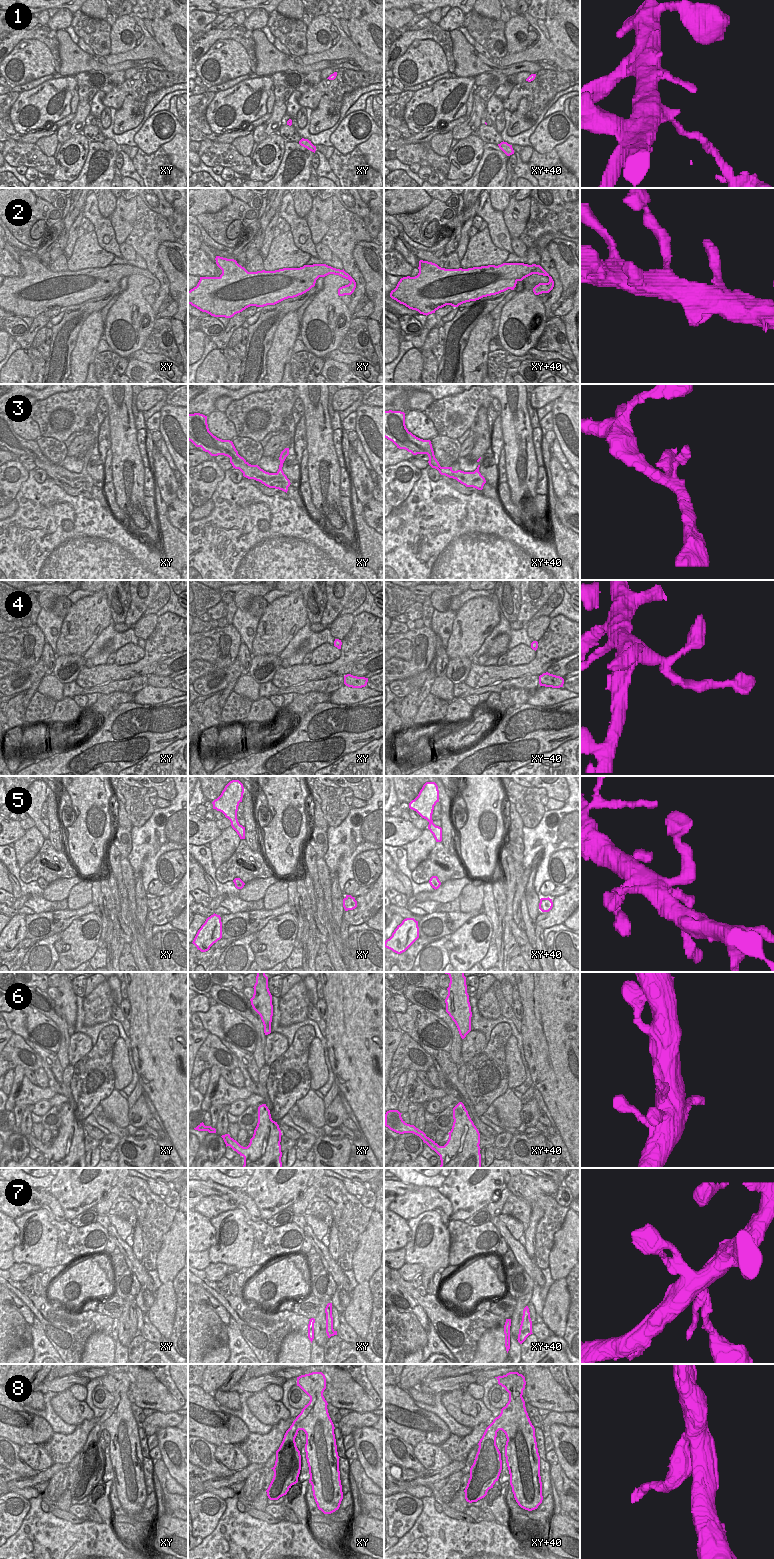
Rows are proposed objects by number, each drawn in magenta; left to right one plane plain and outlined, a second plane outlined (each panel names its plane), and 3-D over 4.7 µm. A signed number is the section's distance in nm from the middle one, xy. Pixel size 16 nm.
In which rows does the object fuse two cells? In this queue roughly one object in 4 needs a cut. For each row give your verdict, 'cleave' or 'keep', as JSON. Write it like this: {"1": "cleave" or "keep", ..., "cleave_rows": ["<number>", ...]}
{"1": "cleave", "2": "keep", "3": "keep", "4": "keep", "5": "keep", "6": "keep", "7": "keep", "8": "keep", "cleave_rows": ["1"]}

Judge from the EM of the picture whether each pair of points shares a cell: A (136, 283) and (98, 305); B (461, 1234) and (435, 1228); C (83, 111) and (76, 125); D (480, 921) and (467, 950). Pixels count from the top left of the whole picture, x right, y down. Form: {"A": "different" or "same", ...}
{"A": "different", "B": "different", "C": "same", "D": "same"}

